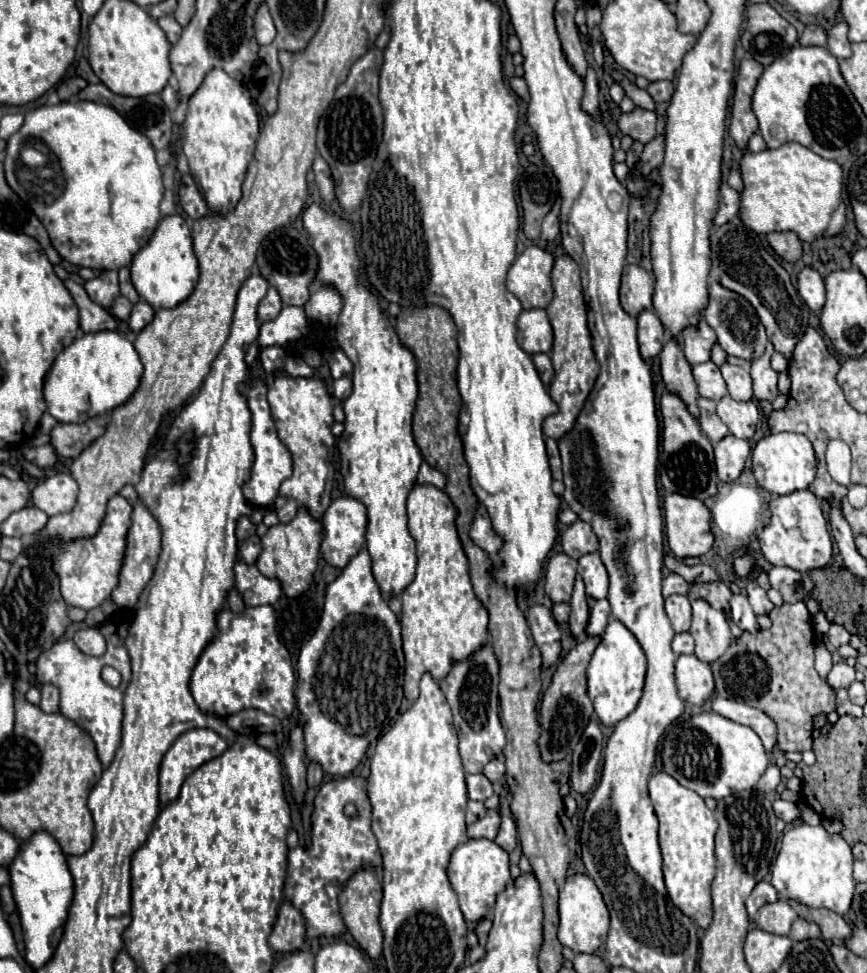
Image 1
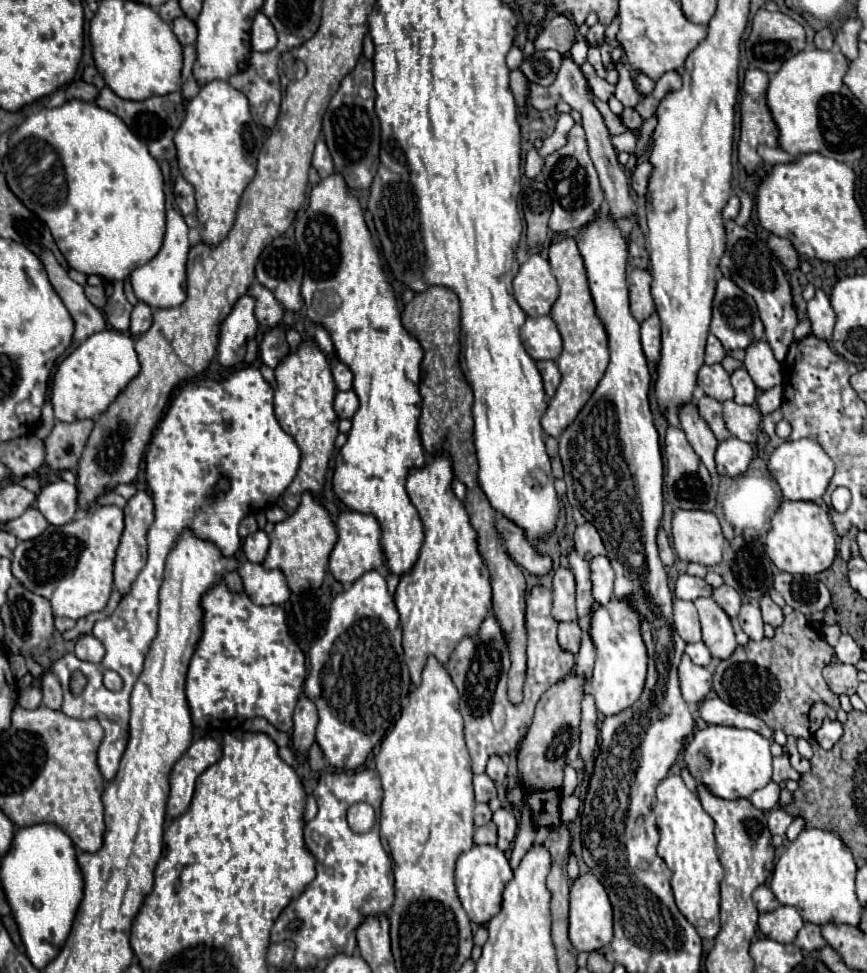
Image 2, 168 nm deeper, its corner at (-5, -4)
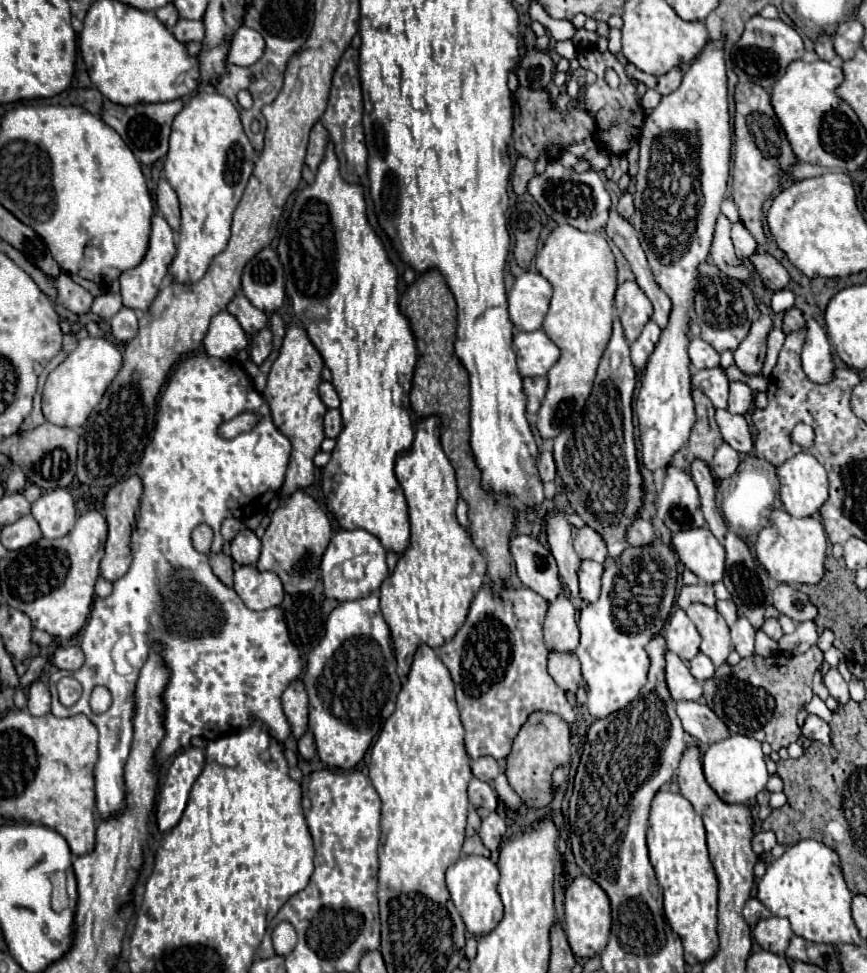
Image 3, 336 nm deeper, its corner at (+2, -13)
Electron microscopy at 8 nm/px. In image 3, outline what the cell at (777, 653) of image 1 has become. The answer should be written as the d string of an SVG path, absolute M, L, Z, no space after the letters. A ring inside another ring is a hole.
M815 645L803 655L777 653L769 659L751 655L739 665L721 665L717 673L703 683L703 697L711 711L731 729L731 733L747 735L757 741L767 741L773 751L789 747L797 741L801 729L797 725L799 711L811 701L813 675L823 663L823 653Z

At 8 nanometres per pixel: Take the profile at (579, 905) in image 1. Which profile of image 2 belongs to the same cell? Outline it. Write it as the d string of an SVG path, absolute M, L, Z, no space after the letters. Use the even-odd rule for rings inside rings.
M594 874L578 876L570 888L570 942L578 952L602 950L612 942L612 906Z

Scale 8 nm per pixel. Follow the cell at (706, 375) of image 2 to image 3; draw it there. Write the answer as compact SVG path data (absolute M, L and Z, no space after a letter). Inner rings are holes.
M701 369L693 375L693 385L699 387L713 403L713 407L727 407L727 393L729 393L729 379L725 369Z

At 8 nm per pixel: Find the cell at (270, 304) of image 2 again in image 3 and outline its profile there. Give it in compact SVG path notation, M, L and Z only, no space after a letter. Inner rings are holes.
M237 293L237 295L231 299L231 303L227 305L227 311L239 321L239 325L243 327L243 331L245 331L247 335L255 335L257 331L265 329L267 323L269 323L267 315L265 315L263 311L259 311L257 307L253 307L253 305L249 303L249 299L247 299L245 295L241 295L241 293Z

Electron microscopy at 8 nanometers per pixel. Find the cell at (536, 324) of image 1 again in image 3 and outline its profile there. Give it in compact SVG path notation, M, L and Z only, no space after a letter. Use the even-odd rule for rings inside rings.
M541 329L517 333L513 337L513 351L521 377L545 377L559 359L559 347Z

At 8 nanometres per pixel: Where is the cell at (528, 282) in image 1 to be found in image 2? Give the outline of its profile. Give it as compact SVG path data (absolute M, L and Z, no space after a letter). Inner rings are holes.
M532 254L520 266L514 278L514 298L528 316L550 314L558 298L558 286L546 258Z

